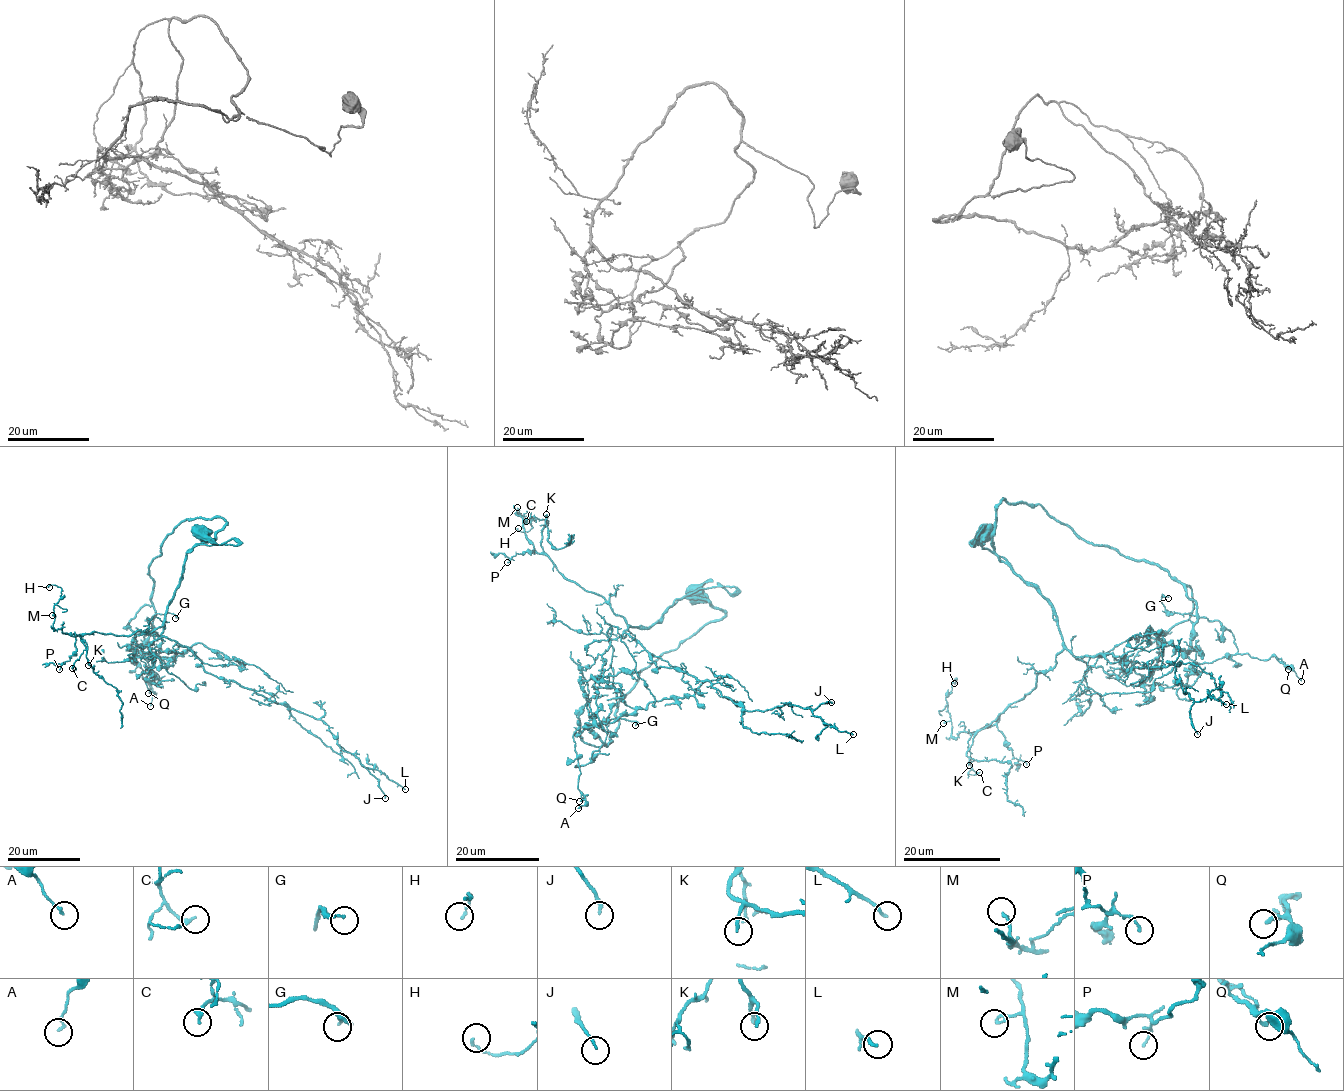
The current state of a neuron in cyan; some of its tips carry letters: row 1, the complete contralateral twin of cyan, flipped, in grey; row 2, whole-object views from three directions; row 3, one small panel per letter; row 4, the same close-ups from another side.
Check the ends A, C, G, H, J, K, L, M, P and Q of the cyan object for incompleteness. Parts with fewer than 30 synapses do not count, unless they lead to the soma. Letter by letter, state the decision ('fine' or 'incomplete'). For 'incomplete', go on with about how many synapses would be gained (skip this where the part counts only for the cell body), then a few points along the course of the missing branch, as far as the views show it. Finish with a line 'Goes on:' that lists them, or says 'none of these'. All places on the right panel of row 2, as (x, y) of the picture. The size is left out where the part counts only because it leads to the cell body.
A: fine
C: fine
G: fine
H: fine
J: fine
K: incomplete; about 30 synapses; missing branch runs (969, 765), (963, 776), (969, 785), (955, 792), (952, 801)
L: fine
M: fine
P: fine
Q: fine
Goes on: K

